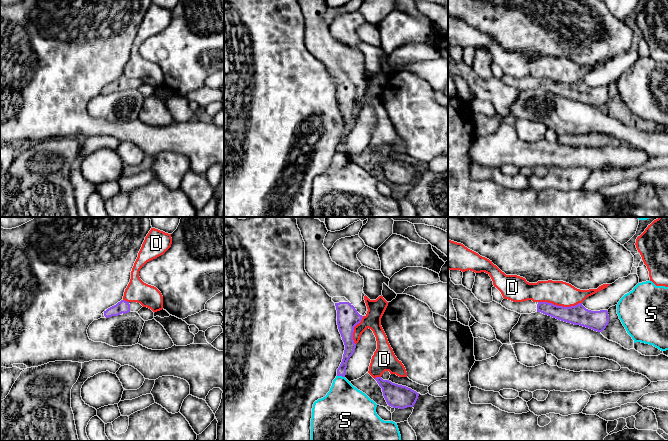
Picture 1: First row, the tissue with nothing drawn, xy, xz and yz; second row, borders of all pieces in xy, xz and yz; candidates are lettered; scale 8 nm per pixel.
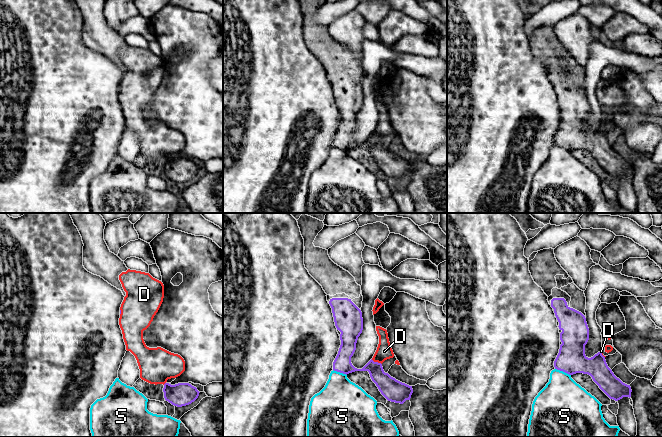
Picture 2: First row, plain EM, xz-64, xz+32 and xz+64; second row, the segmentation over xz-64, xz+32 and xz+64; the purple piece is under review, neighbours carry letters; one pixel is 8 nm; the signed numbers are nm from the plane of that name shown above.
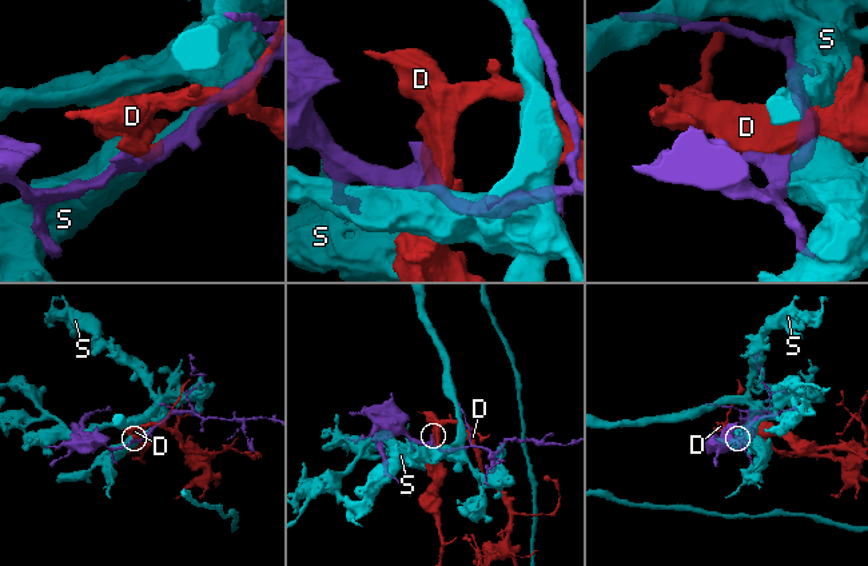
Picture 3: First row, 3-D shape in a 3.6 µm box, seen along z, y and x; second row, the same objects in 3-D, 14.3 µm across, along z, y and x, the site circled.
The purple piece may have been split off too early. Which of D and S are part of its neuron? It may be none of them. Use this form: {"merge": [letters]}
{"merge": []}

